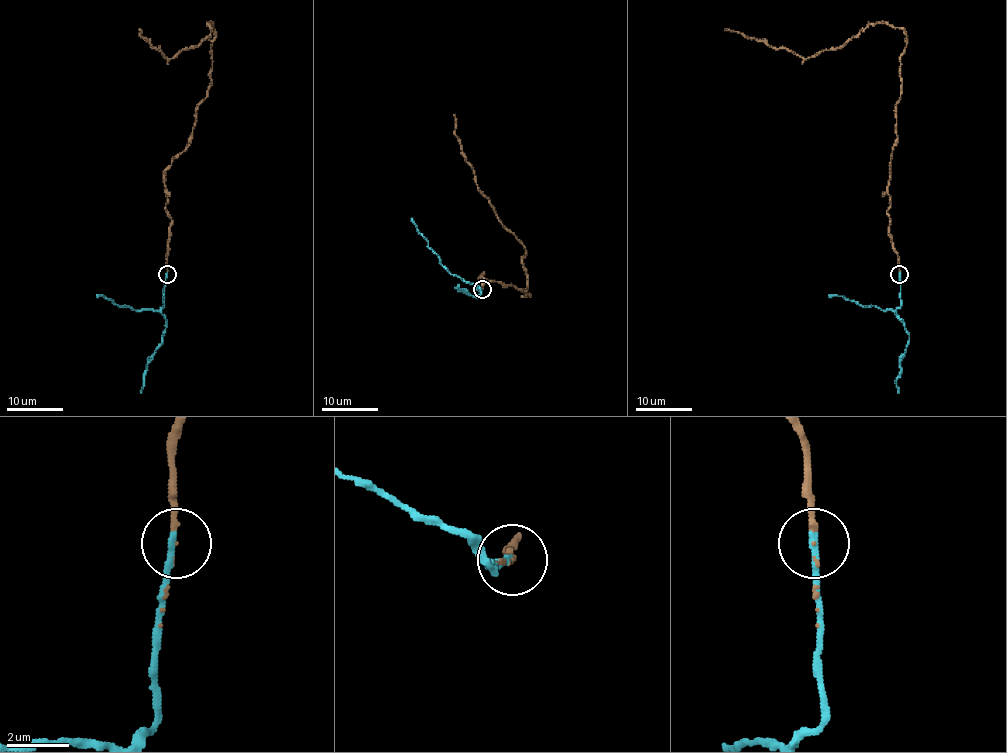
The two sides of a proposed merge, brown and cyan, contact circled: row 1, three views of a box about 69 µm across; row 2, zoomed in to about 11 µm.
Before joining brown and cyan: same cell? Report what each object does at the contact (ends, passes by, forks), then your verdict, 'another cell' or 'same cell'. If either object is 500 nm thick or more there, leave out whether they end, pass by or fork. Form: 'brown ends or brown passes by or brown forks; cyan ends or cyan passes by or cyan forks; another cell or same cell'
brown passes by; cyan ends; same cell

